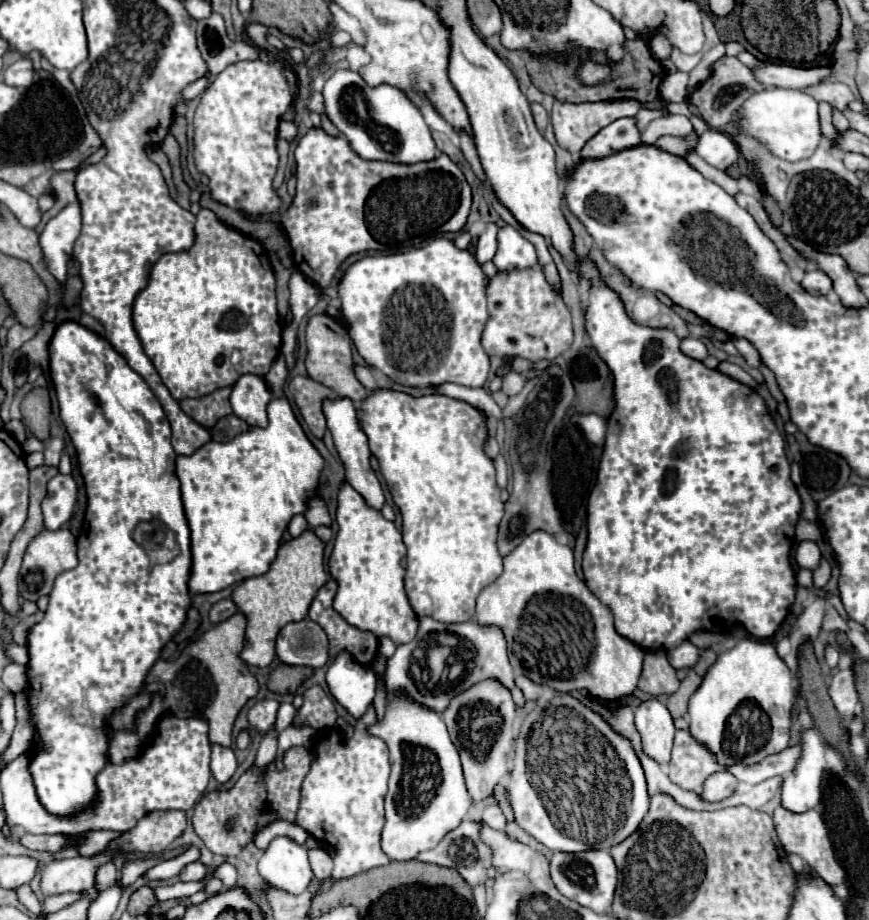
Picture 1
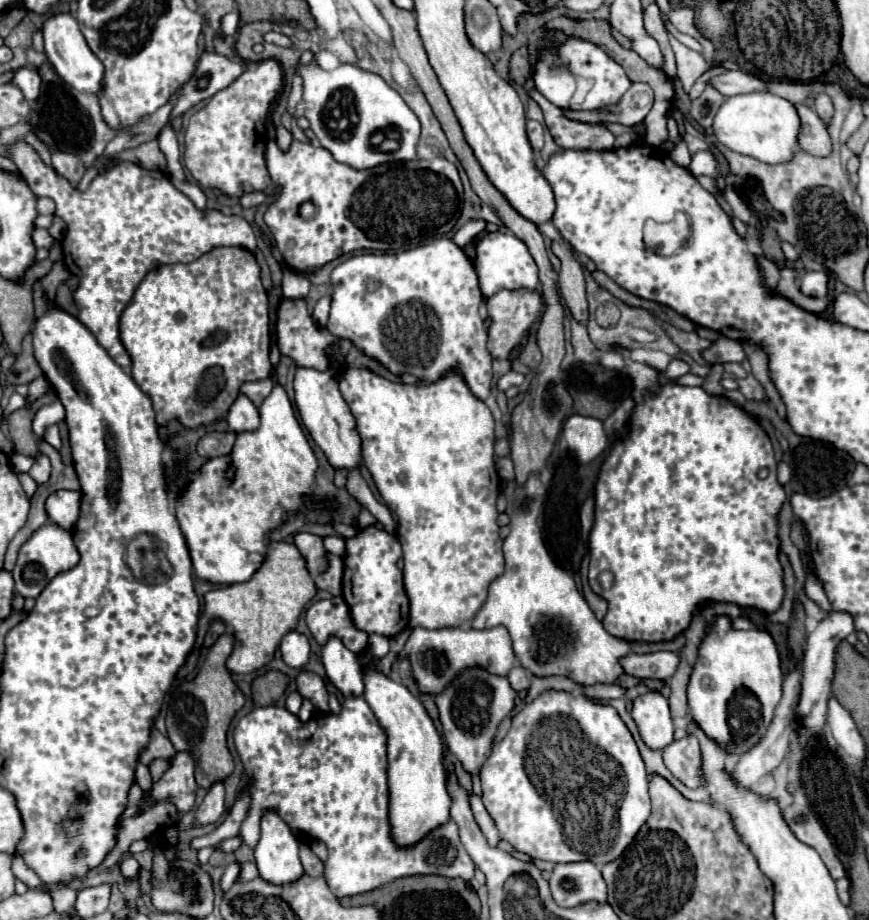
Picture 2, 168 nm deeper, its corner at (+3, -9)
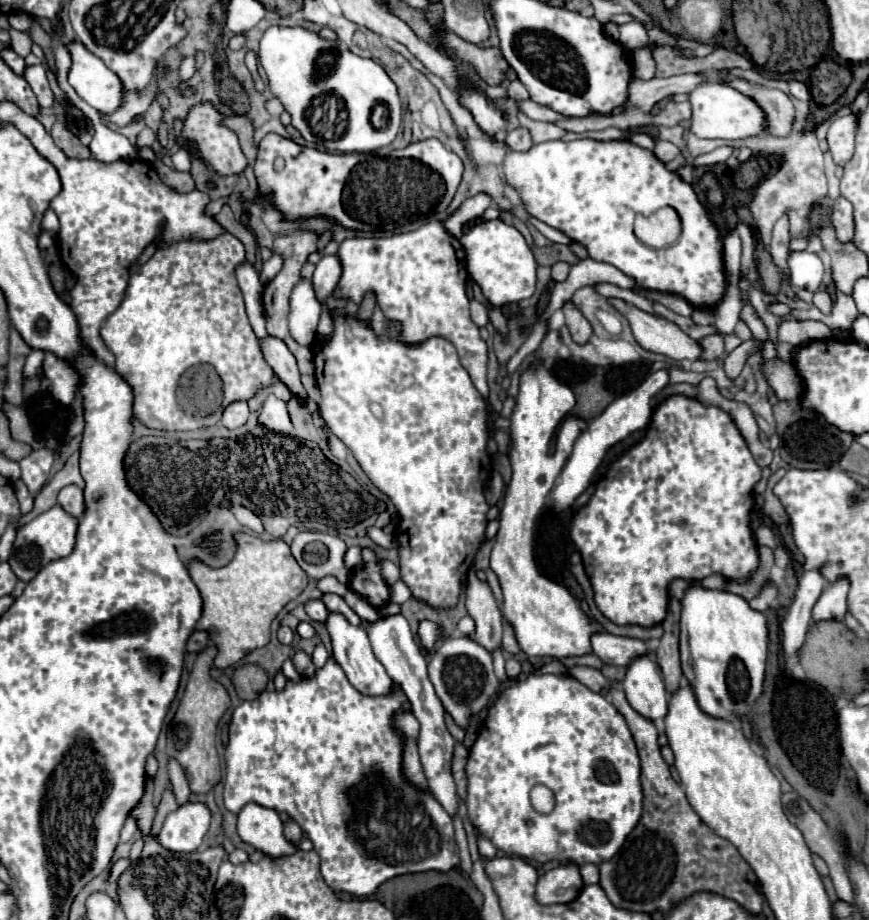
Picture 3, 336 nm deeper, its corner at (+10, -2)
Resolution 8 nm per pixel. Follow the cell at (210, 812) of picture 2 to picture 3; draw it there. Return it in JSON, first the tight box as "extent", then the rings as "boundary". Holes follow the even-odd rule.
{"extent":[159,802,211,852],"boundary":[[[187,802],[171,812],[159,832],[159,844],[171,852],[195,852],[209,830],[211,812],[203,802]]]}

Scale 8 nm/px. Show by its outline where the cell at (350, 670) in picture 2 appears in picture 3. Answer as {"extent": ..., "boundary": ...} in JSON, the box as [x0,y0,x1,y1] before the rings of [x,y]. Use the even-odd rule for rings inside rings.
{"extent":[305,600,329,624],"boundary":[[[309,600],[305,604],[305,610],[307,610],[307,614],[309,614],[309,618],[313,622],[319,622],[319,624],[325,624],[327,622],[329,612],[327,612],[327,608],[325,608],[325,604],[321,600]]]}

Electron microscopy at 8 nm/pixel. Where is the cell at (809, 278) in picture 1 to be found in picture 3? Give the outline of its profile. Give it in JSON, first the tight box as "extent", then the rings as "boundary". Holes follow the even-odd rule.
{"extent":[789,252,823,290],"boundary":[[[791,252],[789,254],[791,284],[805,290],[819,290],[823,282],[823,262],[813,252]]]}

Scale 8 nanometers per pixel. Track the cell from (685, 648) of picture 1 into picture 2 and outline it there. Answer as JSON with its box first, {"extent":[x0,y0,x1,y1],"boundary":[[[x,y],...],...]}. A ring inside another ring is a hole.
{"extent":[620,651,678,679],"boundary":[[[656,651],[648,655],[638,655],[638,653],[628,653],[626,657],[620,659],[620,665],[624,673],[632,677],[654,677],[654,679],[668,679],[674,675],[678,667],[678,655],[670,651]]]}

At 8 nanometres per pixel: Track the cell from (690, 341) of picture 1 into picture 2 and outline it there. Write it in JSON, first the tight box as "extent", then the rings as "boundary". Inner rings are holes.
{"extent":[664,359,688,379],"boundary":[[[674,359],[674,361],[670,361],[670,365],[668,365],[668,369],[664,371],[664,377],[666,379],[676,379],[676,377],[682,377],[682,375],[686,375],[688,373],[688,365],[684,363],[684,361],[678,361],[678,359]]]}

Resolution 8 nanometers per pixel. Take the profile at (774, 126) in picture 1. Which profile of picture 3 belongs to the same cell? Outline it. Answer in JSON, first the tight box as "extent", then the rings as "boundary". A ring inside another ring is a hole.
{"extent":[689,82,767,140],"boundary":[[[707,82],[701,84],[701,88],[695,88],[689,94],[689,100],[693,104],[693,124],[691,132],[699,138],[723,138],[723,140],[741,140],[751,136],[765,134],[767,128],[767,114],[763,108],[749,96],[741,94],[739,90],[721,84],[721,82]]]}

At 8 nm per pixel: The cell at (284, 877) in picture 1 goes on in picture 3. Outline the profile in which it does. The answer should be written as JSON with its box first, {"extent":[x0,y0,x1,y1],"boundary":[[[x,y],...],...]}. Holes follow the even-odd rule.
{"extent":[237,804,295,858],"boundary":[[[247,804],[239,812],[237,832],[243,842],[251,844],[255,850],[269,858],[283,858],[295,852],[295,846],[283,836],[283,822],[275,810]]]}

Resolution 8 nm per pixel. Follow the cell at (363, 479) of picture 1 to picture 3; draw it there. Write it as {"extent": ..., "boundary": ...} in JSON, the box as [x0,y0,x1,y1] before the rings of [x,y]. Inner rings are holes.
{"extent":[261,336,307,406],"boundary":[[[267,336],[263,342],[261,342],[261,350],[263,350],[263,356],[267,360],[267,364],[275,370],[277,378],[289,388],[289,392],[301,400],[301,406],[305,406],[305,400],[307,400],[307,390],[301,382],[301,372],[299,372],[299,366],[297,366],[297,360],[295,356],[289,352],[289,348],[273,338],[273,336]]]}

